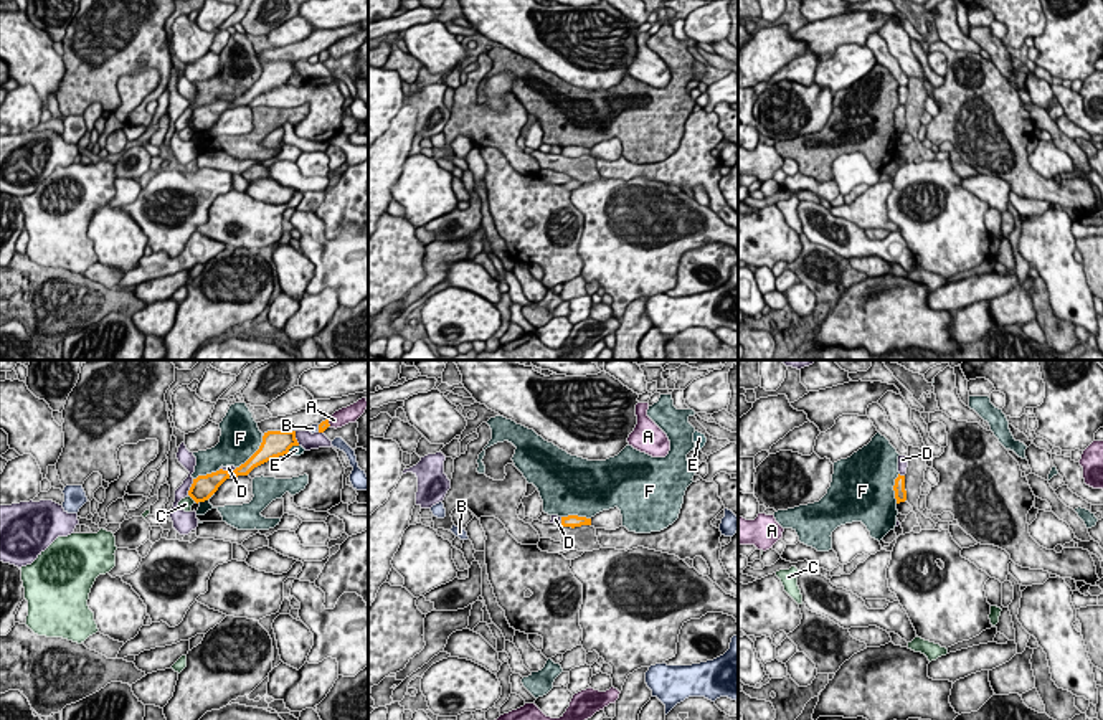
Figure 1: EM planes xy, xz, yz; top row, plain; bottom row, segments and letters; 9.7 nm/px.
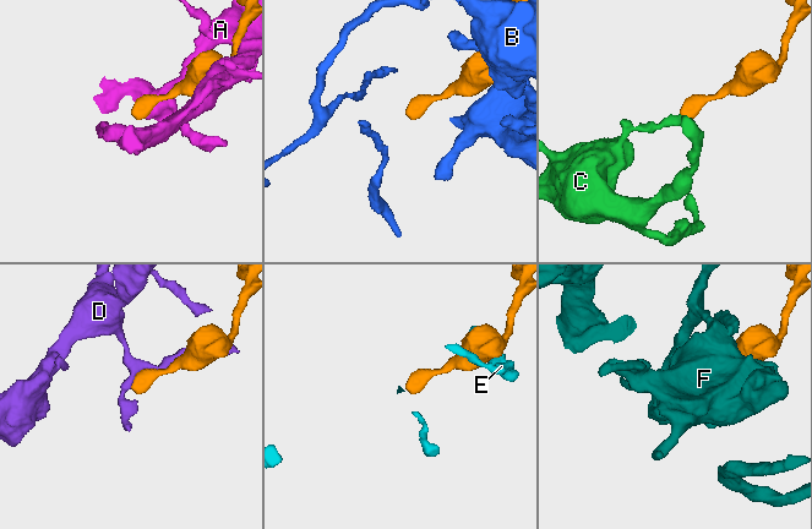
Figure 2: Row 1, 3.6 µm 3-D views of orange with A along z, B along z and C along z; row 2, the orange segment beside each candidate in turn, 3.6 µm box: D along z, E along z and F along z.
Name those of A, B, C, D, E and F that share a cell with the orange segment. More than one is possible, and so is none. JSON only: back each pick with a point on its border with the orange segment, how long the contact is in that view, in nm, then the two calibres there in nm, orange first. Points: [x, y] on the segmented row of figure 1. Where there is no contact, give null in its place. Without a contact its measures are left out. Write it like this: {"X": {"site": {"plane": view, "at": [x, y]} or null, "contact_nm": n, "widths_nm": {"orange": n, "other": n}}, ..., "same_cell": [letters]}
{"same_cell": []}

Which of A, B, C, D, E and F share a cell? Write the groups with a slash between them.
A / B / C / D / E / F

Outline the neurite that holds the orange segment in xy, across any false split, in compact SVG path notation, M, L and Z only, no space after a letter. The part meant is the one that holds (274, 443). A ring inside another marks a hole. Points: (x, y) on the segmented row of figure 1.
M267 431L263 436L259 449L234 471L216 471L206 476L198 476L188 490L188 495L198 504L208 500L230 476L248 476L254 467L284 456L292 446L299 446L296 431Z

